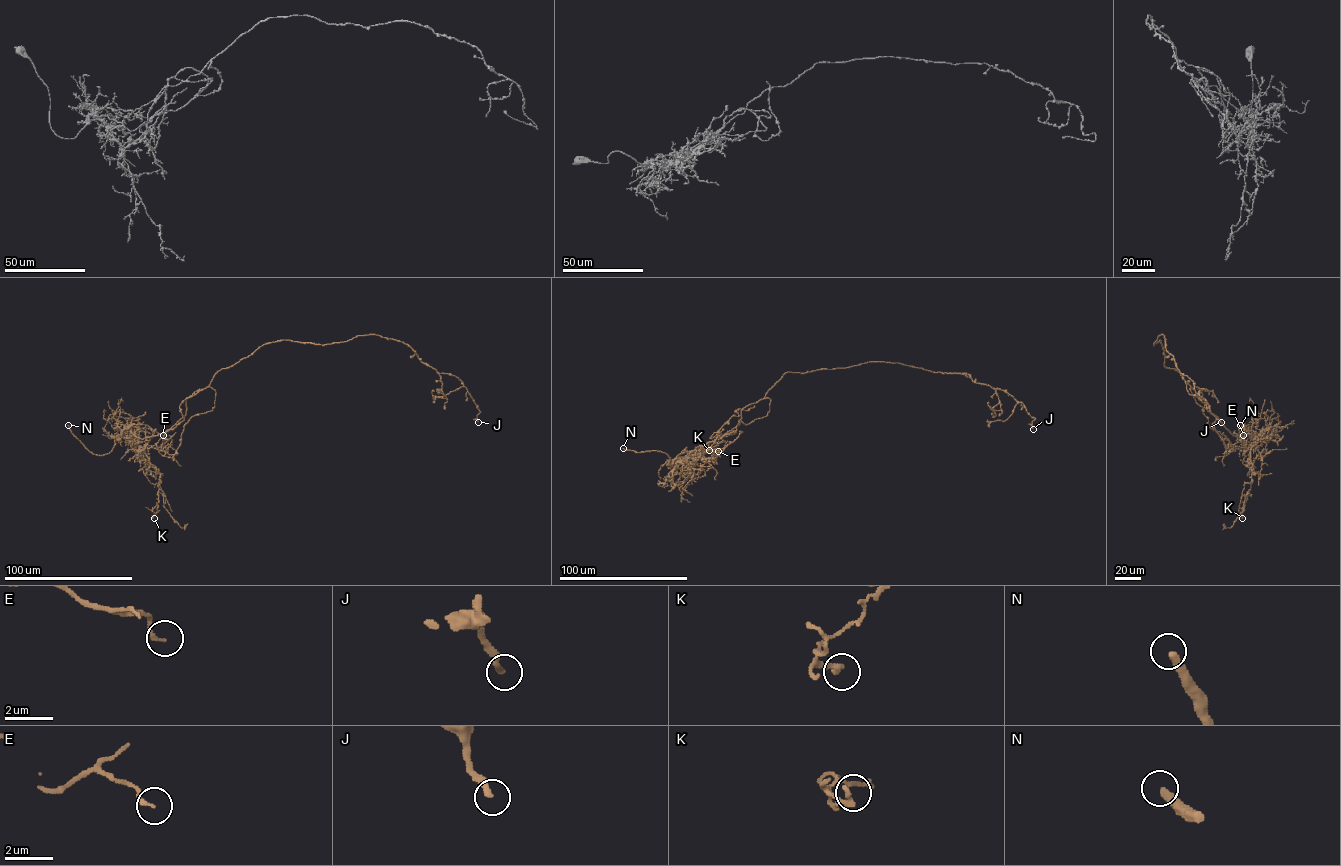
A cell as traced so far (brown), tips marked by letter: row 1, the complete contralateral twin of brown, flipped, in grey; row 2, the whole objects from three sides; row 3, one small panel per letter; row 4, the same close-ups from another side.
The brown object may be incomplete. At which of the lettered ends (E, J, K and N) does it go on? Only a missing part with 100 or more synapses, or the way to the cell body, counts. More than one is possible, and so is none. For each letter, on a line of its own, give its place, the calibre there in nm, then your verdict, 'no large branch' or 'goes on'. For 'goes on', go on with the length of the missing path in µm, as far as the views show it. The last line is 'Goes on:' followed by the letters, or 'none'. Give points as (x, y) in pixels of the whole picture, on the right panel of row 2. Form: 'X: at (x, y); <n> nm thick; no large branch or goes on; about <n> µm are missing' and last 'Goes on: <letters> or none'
E: at (1243, 435); 150 nm thick; no large branch
J: at (1221, 422); 280 nm thick; no large branch
K: at (1242, 518); 240 nm thick; no large branch
N: at (1240, 425); 340 nm thick; goes on; about 15 µm are missing
Goes on: N

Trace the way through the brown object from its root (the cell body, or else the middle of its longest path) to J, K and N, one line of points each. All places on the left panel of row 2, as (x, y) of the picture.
J: (247, 357), (284, 340), (327, 345), (369, 334), (392, 338), (438, 373), (456, 376), (480, 412), (478, 422)
K: (247, 357), (181, 403), (184, 420), (165, 433), (163, 450), (143, 449), (160, 474), (154, 518)
N: (247, 357), (189, 397), (186, 414), (170, 428), (132, 446), (114, 438), (110, 452), (94, 454), (68, 425)

